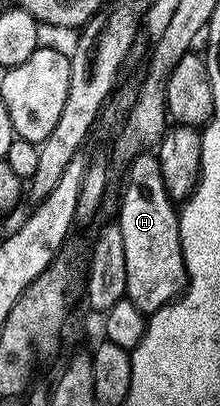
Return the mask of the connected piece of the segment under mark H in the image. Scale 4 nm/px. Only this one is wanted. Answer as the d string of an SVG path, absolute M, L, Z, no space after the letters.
M141 153L127 167L128 180L124 183L118 216L126 253L126 297L145 317L151 317L158 309L169 306L186 283L180 216L177 204L168 194L160 160L155 154Z

